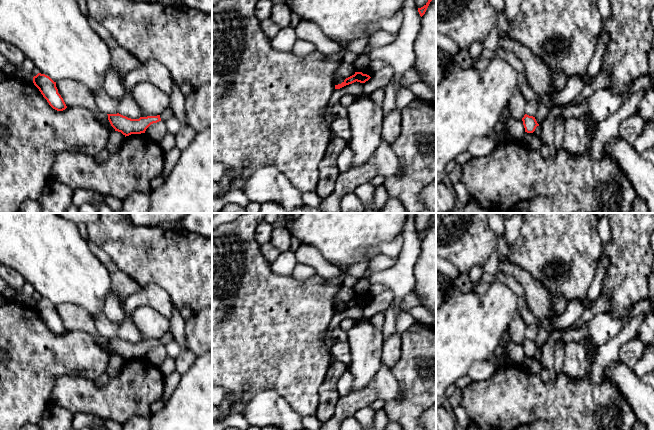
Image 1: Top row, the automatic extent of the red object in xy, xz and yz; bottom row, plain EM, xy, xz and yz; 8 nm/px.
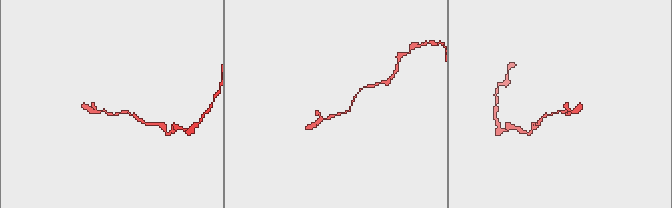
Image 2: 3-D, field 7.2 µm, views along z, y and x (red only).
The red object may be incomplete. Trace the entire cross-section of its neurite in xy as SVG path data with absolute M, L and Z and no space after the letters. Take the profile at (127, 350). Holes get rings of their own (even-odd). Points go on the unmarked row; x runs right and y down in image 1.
M119 337L107 339L115 355L121 356L125 361L131 358L145 357L151 348L161 345L160 339L140 341L139 343L131 343Z

